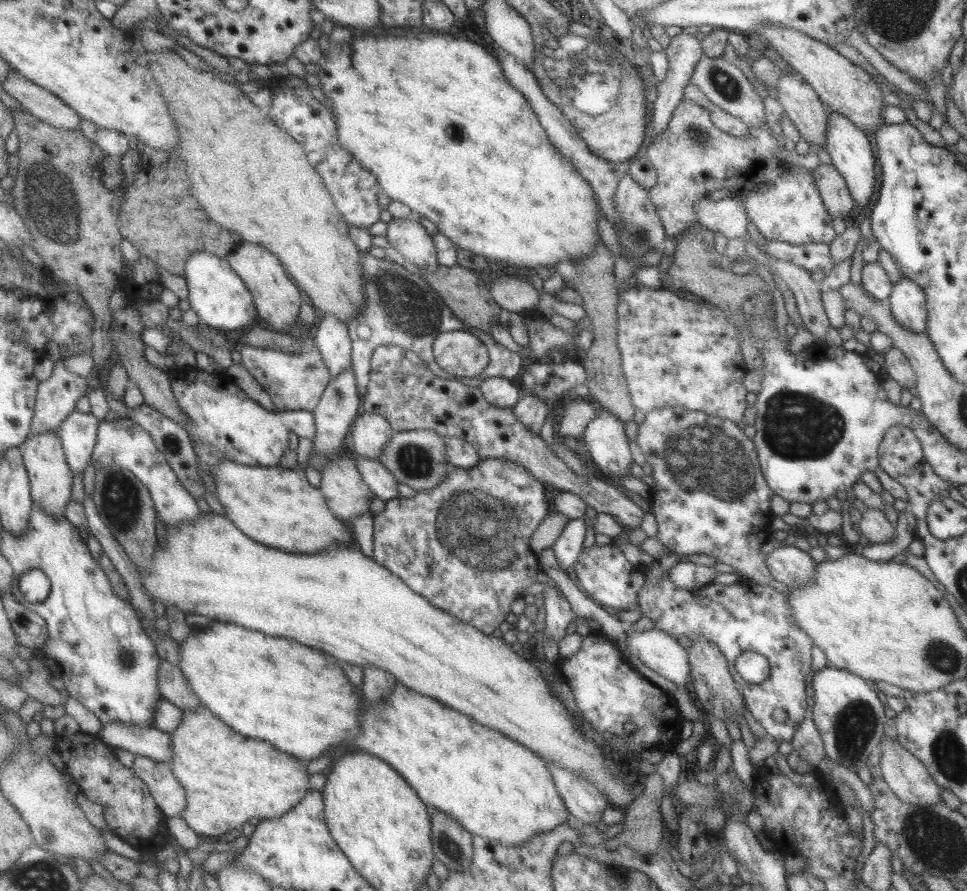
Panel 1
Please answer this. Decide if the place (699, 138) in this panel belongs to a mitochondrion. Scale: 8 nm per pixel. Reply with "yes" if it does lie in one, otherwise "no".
yes

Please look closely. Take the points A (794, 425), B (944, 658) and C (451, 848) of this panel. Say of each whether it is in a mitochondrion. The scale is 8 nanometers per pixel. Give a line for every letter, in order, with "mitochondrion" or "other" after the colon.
A: mitochondrion
B: mitochondrion
C: mitochondrion

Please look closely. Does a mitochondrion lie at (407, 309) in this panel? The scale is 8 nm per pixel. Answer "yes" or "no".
yes

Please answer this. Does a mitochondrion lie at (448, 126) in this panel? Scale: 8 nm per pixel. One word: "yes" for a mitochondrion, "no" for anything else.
yes

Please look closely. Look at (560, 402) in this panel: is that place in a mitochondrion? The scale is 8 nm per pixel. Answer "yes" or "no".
no

